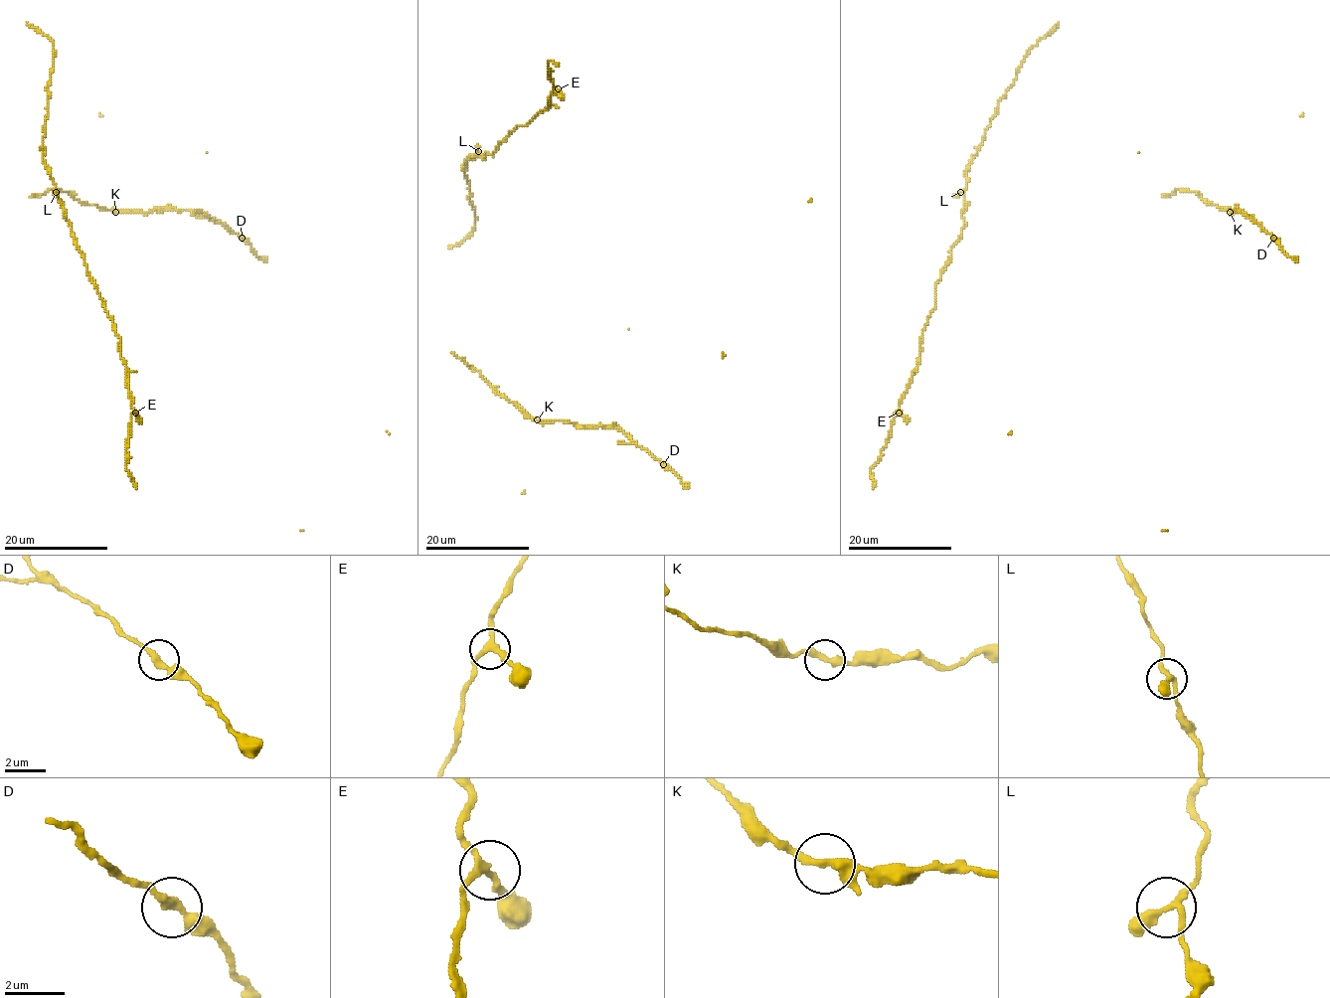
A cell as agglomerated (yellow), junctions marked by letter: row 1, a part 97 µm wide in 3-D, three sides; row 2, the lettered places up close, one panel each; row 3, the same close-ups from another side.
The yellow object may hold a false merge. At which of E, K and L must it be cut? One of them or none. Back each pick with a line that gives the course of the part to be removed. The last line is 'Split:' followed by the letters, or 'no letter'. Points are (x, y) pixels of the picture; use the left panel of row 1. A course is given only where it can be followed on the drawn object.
K: course (114, 212), (198, 211), (238, 234), (267, 261)
Split: K

